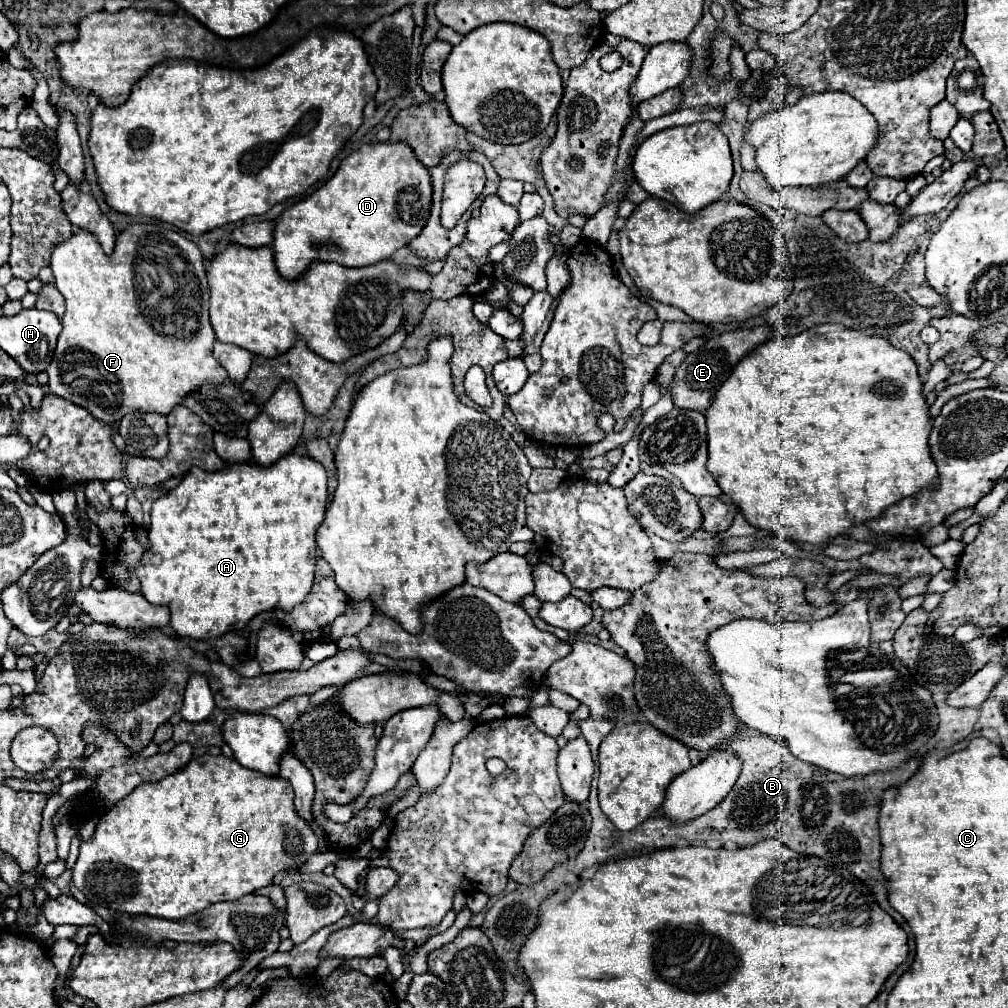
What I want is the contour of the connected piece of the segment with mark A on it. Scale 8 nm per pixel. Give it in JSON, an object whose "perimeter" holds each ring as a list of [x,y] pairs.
{"perimeter":[[[287,454],[279,462],[275,462],[269,468],[263,466],[251,466],[251,464],[227,464],[221,472],[205,472],[199,468],[193,468],[185,474],[185,478],[179,482],[179,486],[159,500],[153,502],[151,510],[151,526],[149,526],[149,550],[141,558],[137,576],[141,580],[141,594],[159,606],[167,606],[171,610],[171,622],[175,636],[181,638],[193,638],[193,640],[209,640],[223,636],[231,630],[241,630],[247,626],[249,620],[253,620],[257,614],[267,610],[293,610],[297,602],[303,602],[303,598],[311,592],[313,586],[313,568],[317,562],[317,544],[315,544],[315,532],[319,524],[325,518],[327,508],[327,474],[319,462],[311,462],[305,456],[299,454]]]}

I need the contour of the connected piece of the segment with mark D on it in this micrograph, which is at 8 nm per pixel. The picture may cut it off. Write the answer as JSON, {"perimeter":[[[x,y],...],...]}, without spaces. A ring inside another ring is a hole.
{"perimeter":[[[403,142],[365,144],[351,152],[335,176],[305,200],[287,208],[273,230],[273,258],[279,274],[287,280],[299,280],[313,262],[337,262],[359,268],[387,260],[395,250],[407,246],[427,224],[431,208],[431,178],[427,168],[411,154]]]}

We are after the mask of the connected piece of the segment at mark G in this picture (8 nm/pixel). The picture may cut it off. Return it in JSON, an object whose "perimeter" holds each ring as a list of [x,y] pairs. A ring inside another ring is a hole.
{"perimeter":[[[205,754],[205,756],[193,756],[191,762],[183,770],[175,772],[173,776],[167,776],[159,782],[143,784],[143,786],[135,788],[127,798],[119,800],[111,810],[107,810],[97,824],[93,840],[81,842],[81,846],[79,846],[79,858],[77,858],[77,864],[73,866],[73,882],[91,902],[105,906],[113,912],[147,914],[147,916],[159,916],[159,918],[167,918],[167,920],[183,920],[195,912],[201,912],[203,908],[207,908],[211,904],[225,902],[225,900],[239,900],[245,894],[251,894],[251,892],[257,892],[259,888],[269,886],[277,872],[281,872],[289,866],[305,864],[309,860],[309,856],[315,852],[317,852],[317,838],[315,838],[311,826],[307,826],[307,822],[303,822],[295,814],[291,784],[287,780],[267,778],[265,774],[259,774],[255,770],[247,770],[237,760],[225,758],[223,754],[221,756]]]}

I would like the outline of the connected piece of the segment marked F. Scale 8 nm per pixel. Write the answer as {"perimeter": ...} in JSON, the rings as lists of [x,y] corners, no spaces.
{"perimeter":[[[133,224],[125,232],[121,232],[117,236],[115,250],[113,250],[111,256],[103,254],[103,250],[101,250],[99,242],[95,242],[95,238],[91,238],[85,230],[79,230],[67,242],[61,242],[53,250],[51,270],[53,270],[53,276],[55,276],[55,286],[65,296],[65,302],[67,302],[67,312],[61,318],[63,332],[59,334],[53,362],[47,368],[49,388],[51,388],[53,394],[57,394],[57,396],[61,396],[61,398],[85,408],[93,418],[101,420],[103,424],[117,424],[117,422],[123,420],[123,416],[133,414],[133,412],[157,412],[157,414],[167,416],[191,392],[197,392],[205,384],[221,386],[227,380],[227,372],[213,358],[215,332],[213,332],[211,322],[209,322],[209,284],[207,284],[207,274],[205,274],[205,264],[203,264],[201,250],[197,248],[197,244],[189,242],[187,238],[177,234],[175,230],[169,230],[163,224]]]}

